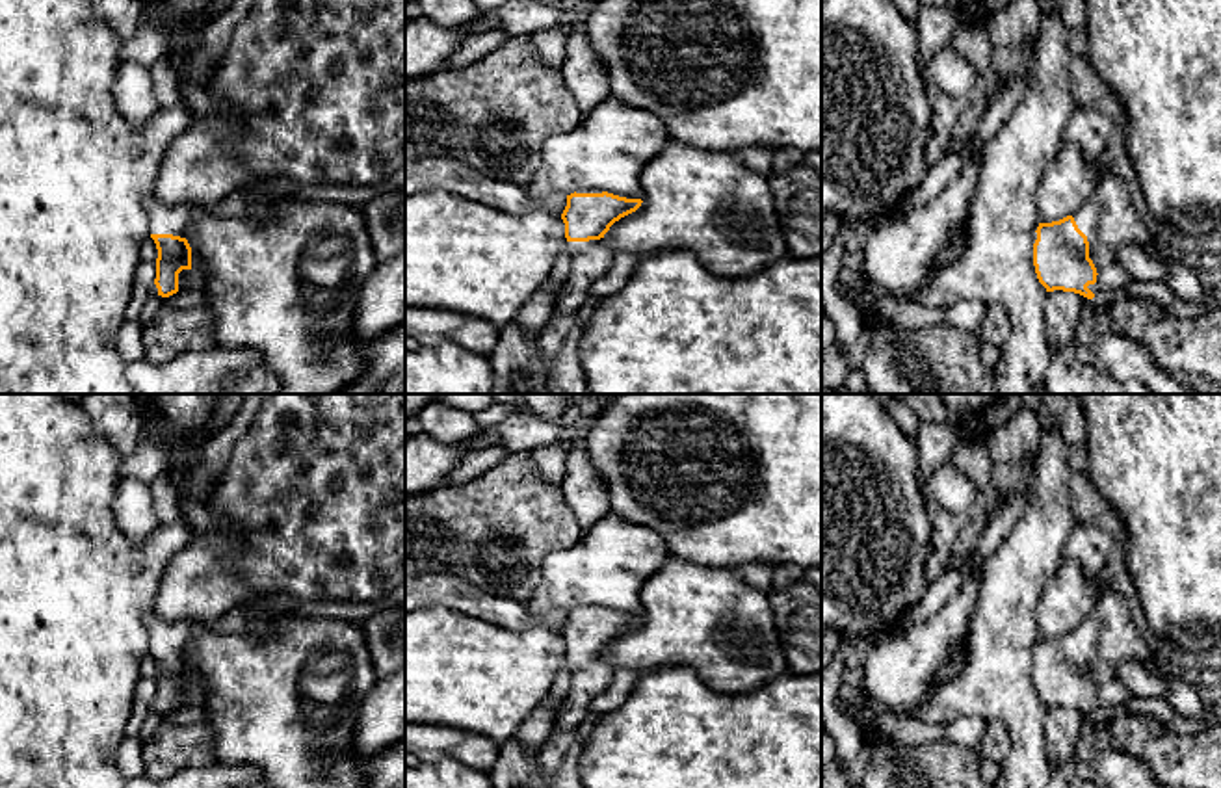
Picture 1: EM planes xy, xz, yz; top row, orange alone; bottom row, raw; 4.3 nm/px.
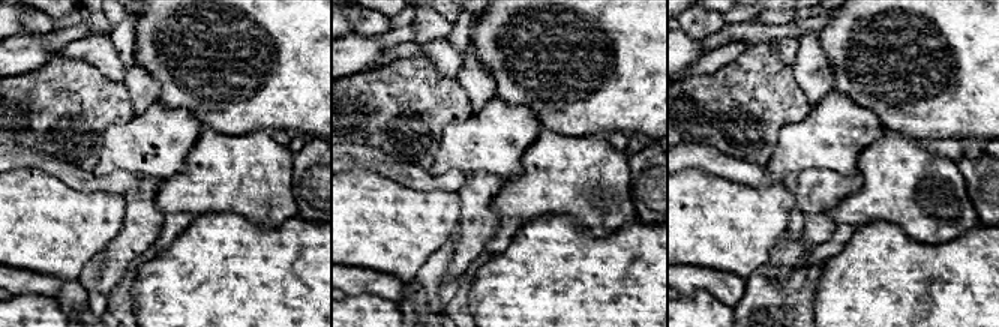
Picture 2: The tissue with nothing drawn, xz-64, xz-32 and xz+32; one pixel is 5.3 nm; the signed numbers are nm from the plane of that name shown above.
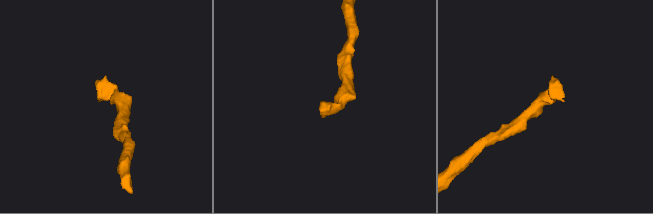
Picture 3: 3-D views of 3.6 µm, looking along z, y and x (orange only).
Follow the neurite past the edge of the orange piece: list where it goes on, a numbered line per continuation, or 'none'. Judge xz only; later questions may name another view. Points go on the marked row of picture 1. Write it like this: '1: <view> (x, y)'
1: xz (590, 261)

